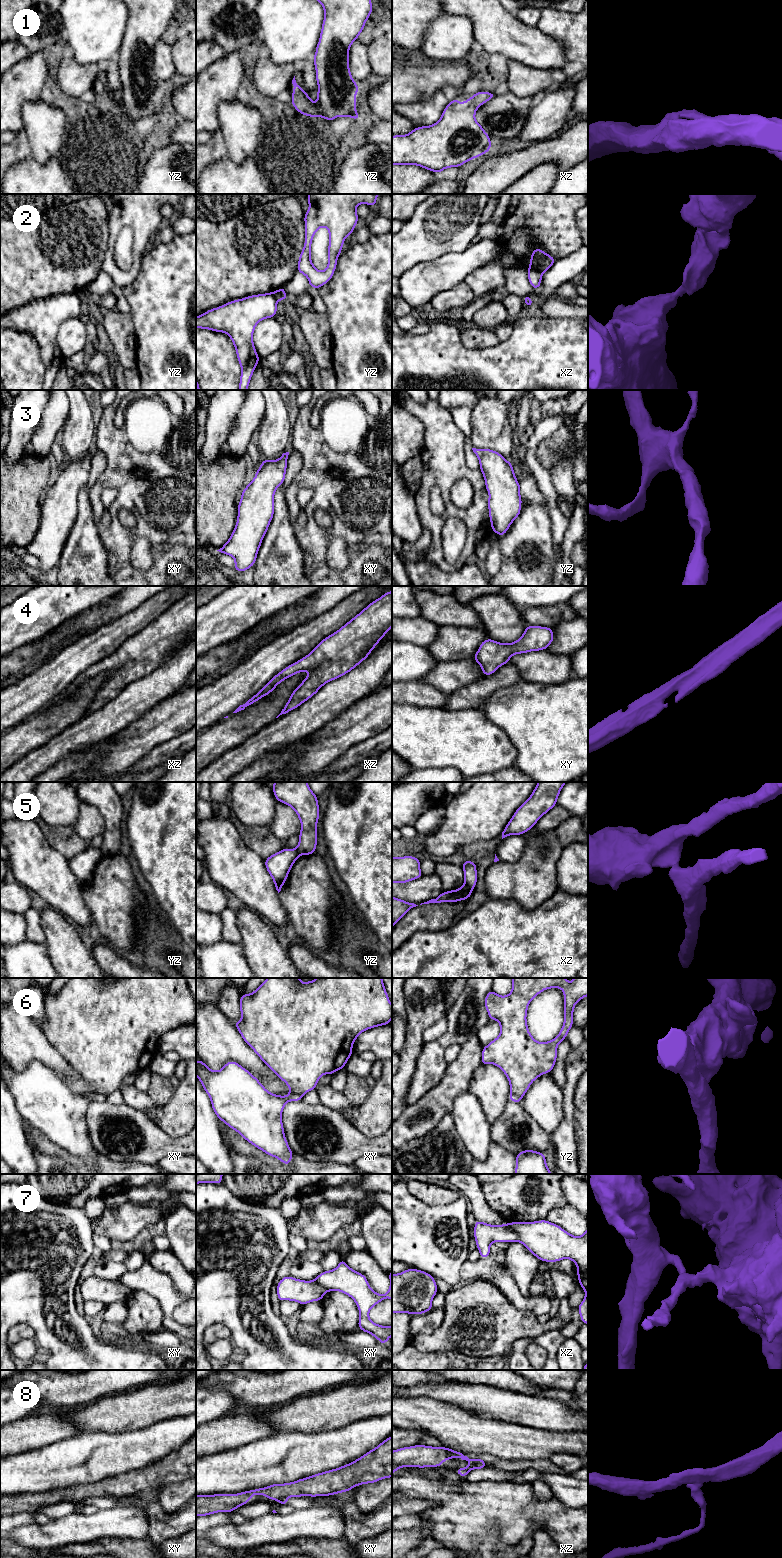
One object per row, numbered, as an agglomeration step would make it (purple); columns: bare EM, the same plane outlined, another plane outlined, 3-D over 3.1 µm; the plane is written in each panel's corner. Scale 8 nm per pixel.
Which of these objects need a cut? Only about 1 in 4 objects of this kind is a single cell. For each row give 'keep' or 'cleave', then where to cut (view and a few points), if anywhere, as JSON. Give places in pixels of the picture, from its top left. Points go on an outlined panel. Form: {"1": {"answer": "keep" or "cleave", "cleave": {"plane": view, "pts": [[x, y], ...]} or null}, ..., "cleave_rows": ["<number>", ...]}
{"1": {"answer": "keep", "cleave": null}, "2": {"answer": "cleave", "cleave": {"plane": "xz", "pts": [[528, 268], [537, 270], [541, 274]]}}, "3": {"answer": "keep", "cleave": null}, "4": {"answer": "keep", "cleave": null}, "5": {"answer": "cleave", "cleave": {"plane": "xz", "pts": [[465, 883], [472, 889]]}}, "6": {"answer": "cleave", "cleave": {"plane": "xy", "pts": [[290, 1092], [301, 1096]]}}, "7": {"answer": "cleave", "cleave": {"plane": "xz", "pts": [[508, 1223], [517, 1234], [518, 1240]]}}, "8": {"answer": "cleave", "cleave": {"plane": "xz", "pts": [[478, 1458], [469, 1462]]}}, "cleave_rows": ["2", "5", "6", "7", "8"]}

